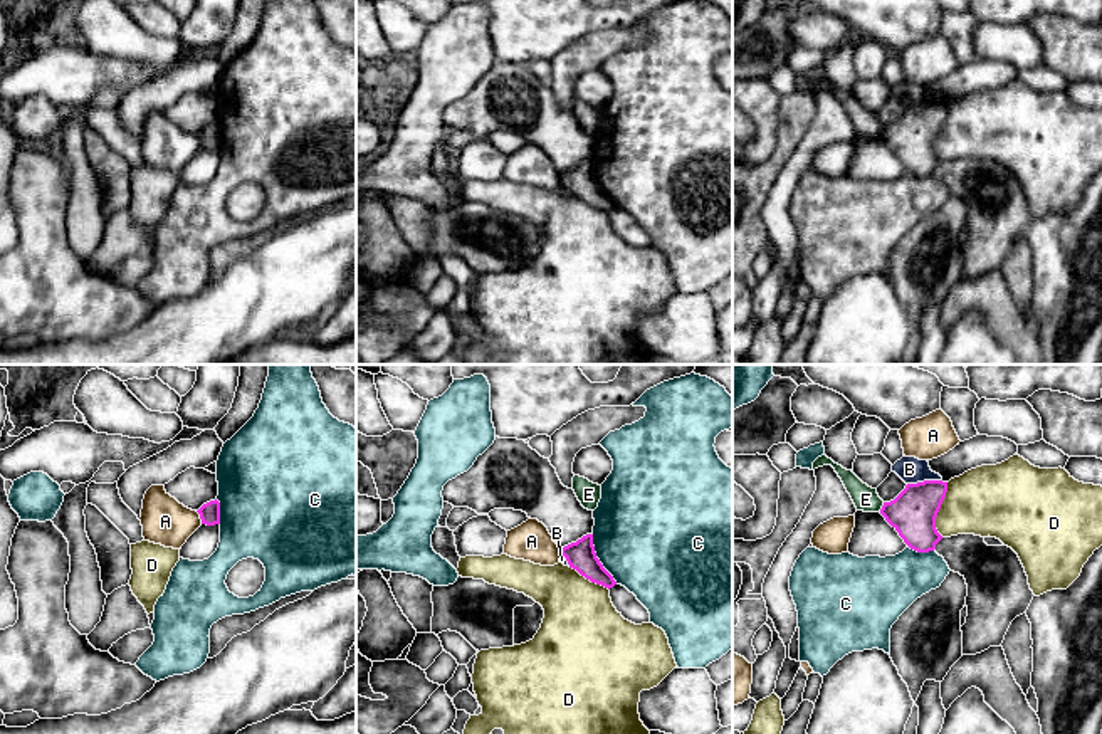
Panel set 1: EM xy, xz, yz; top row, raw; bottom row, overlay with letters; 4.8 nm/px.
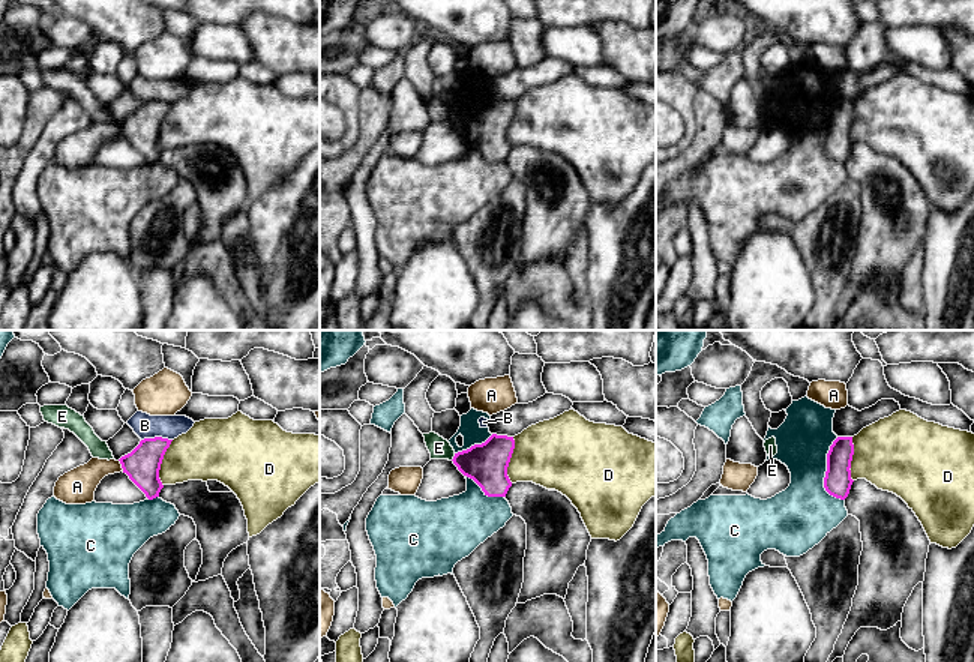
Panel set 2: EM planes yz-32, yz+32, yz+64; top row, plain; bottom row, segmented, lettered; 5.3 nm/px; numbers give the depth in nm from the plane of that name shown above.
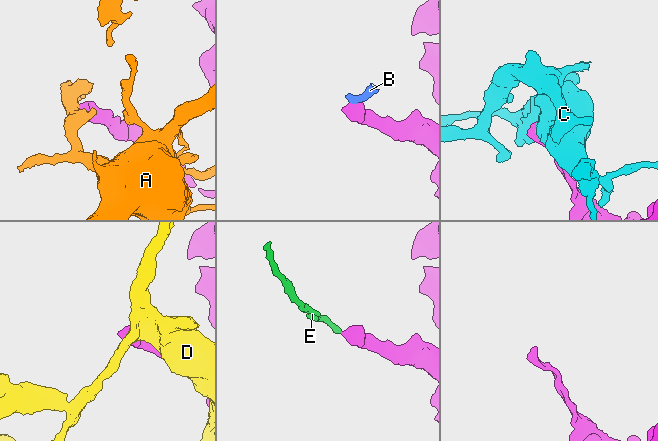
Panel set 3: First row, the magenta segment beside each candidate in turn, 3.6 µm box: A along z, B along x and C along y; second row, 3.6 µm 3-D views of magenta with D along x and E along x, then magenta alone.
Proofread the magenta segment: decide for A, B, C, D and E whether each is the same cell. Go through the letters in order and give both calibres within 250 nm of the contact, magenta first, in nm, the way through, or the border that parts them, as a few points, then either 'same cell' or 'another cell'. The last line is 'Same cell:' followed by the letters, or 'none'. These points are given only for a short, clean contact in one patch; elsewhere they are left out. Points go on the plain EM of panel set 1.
A: 100/220 nm | another cell
B: 220/120 nm | along yz (939, 103), (907, 108) | another cell
C: 140/480 nm | another cell
D: 220/340 nm | another cell
E: 220/120 nm | along yz (884, 126), (879, 135) | another cell
Same cell: none

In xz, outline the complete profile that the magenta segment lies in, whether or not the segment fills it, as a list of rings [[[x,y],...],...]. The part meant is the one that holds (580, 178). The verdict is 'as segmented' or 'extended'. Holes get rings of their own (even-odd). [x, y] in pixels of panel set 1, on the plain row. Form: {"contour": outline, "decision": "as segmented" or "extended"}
{"contour": [[[586,158],[576,166],[561,171],[561,178],[566,181],[569,191],[576,193],[591,207],[601,208],[608,213],[617,208],[613,200],[603,191],[603,188],[596,181],[593,158]]], "decision": "as segmented"}

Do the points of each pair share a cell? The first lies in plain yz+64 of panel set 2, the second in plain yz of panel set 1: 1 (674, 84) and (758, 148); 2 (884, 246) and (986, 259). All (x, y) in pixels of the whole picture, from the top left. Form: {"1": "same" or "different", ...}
{"1": "same", "2": "same"}

